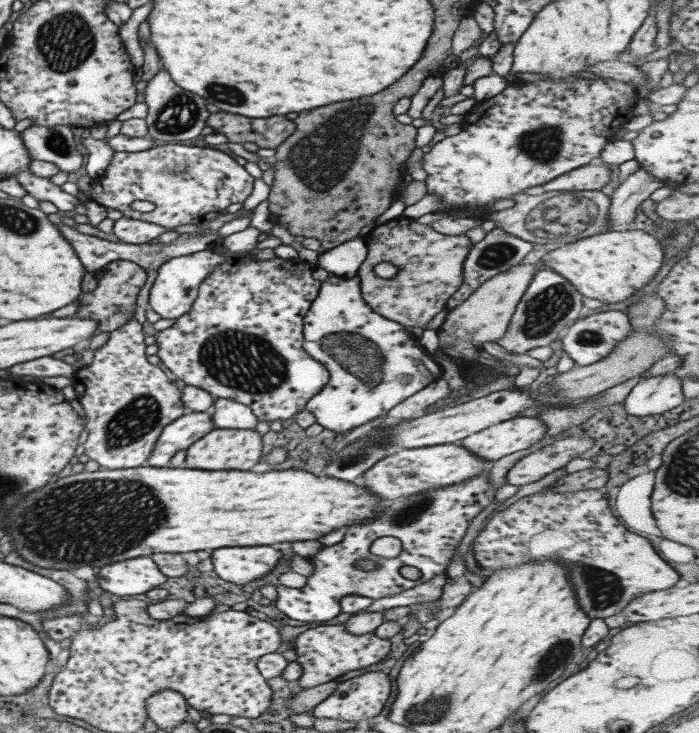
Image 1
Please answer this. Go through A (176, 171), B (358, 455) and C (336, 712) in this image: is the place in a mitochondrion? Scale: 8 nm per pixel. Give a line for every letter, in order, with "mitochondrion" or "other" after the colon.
A: mitochondrion
B: mitochondrion
C: other

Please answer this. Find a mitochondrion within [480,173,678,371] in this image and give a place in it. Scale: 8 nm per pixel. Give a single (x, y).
(552, 219)

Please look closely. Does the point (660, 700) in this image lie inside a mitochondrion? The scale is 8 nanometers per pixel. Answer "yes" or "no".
no

